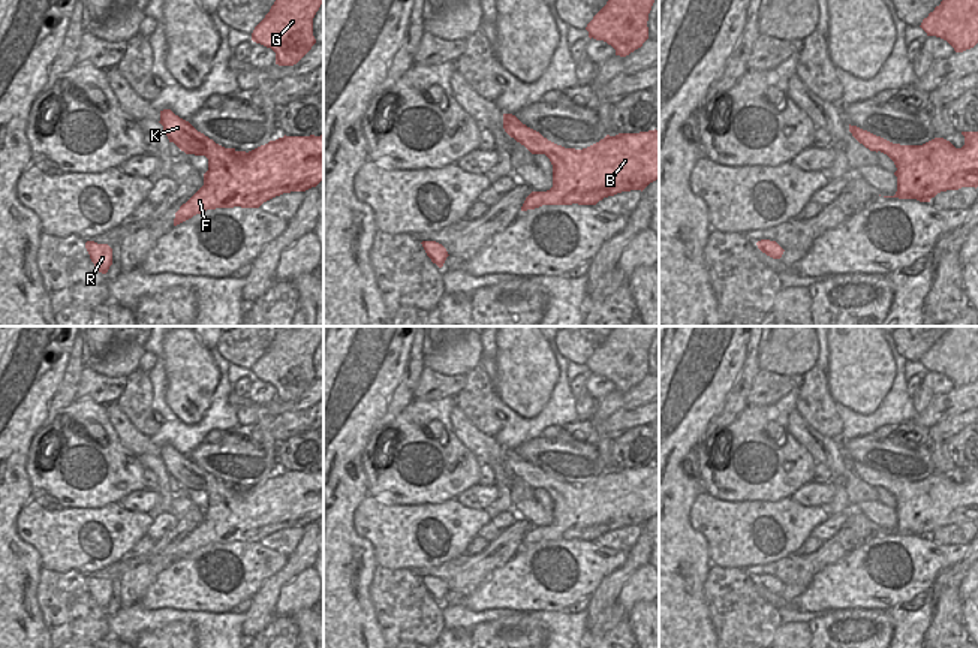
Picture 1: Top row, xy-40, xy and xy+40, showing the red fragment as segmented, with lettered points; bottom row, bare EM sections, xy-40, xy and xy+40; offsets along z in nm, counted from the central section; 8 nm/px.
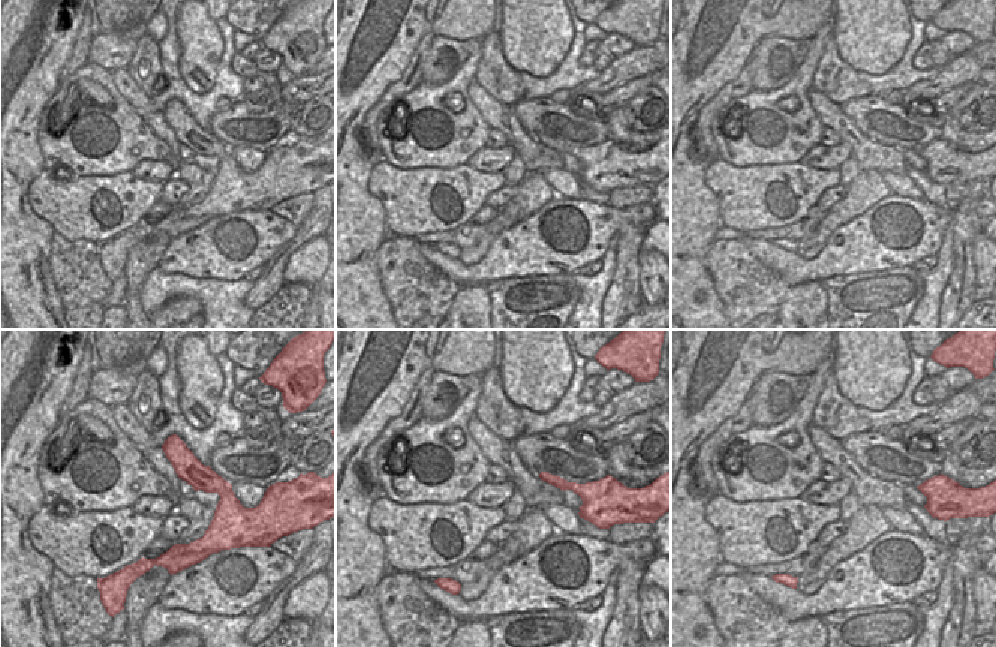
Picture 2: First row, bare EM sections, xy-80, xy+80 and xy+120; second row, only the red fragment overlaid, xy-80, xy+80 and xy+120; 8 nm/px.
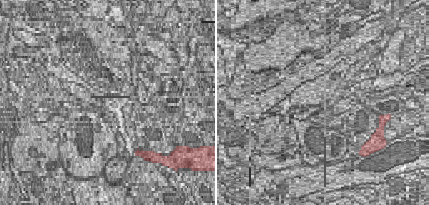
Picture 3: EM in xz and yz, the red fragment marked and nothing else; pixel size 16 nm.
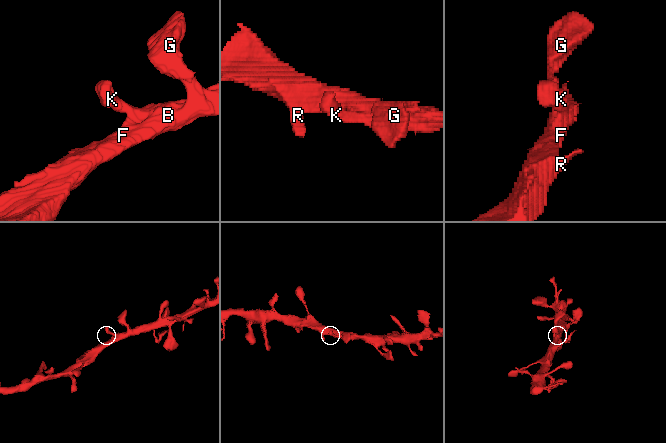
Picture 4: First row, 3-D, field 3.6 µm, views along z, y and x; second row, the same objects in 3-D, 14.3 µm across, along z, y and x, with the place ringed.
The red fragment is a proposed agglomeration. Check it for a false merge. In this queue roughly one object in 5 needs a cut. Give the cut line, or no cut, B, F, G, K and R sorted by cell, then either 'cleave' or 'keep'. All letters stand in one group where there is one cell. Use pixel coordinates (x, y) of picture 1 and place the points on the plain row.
cut none; groups B F G K R; keep

